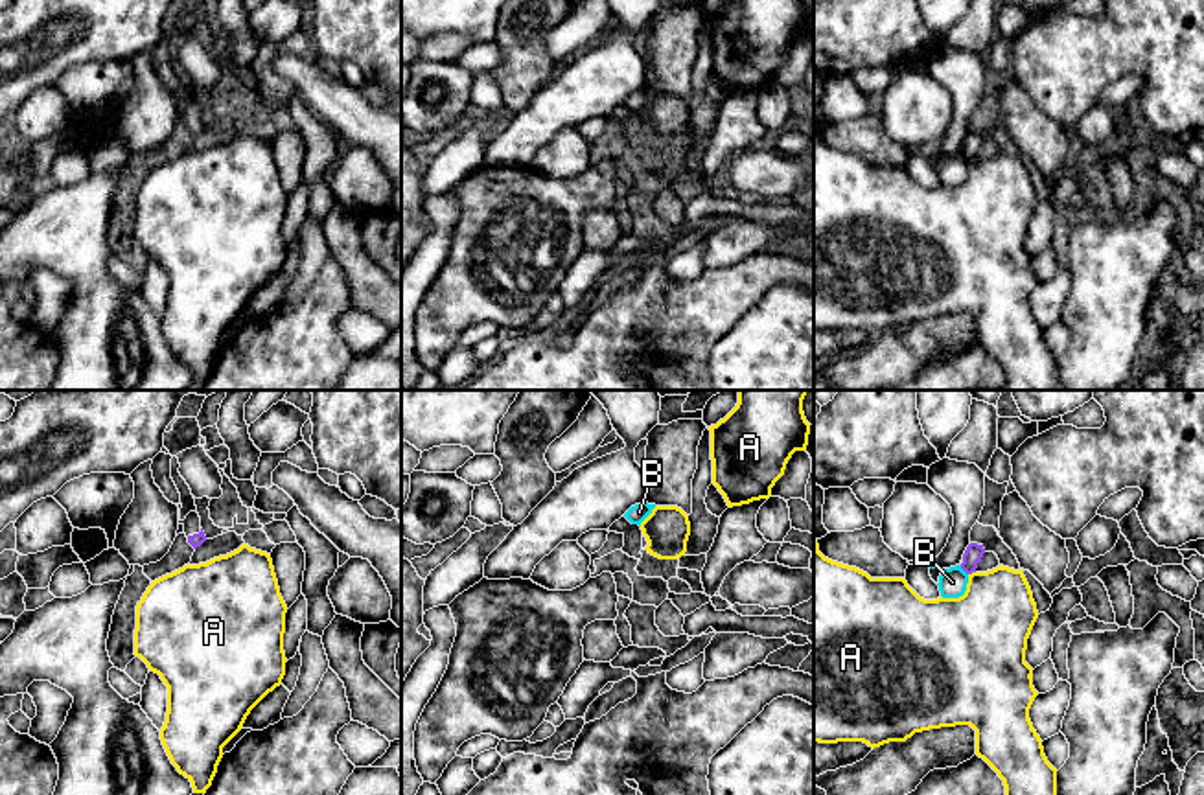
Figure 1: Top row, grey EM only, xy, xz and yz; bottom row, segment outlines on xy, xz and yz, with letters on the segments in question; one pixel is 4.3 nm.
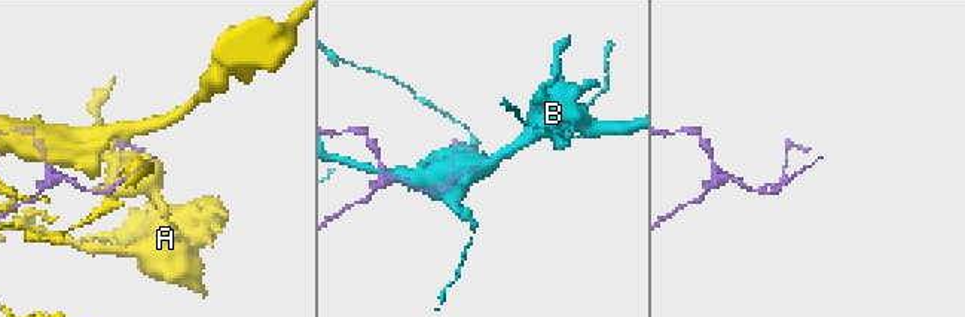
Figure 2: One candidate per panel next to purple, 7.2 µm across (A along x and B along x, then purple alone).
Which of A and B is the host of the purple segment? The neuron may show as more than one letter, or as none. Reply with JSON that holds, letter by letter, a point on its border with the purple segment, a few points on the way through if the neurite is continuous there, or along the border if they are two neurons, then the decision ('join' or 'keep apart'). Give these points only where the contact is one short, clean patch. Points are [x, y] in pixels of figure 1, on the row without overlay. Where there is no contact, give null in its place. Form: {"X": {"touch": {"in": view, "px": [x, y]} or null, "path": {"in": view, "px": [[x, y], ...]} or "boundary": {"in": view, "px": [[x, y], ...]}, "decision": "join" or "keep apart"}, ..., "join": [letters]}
{"A": {"touch": {"in": "yz", "px": [971, 161]}, "decision": "keep apart"}, "B": {"touch": {"in": "yz", "px": [963, 157]}, "boundary": {"in": "yz", "px": [[960, 153], [967, 162]]}, "decision": "keep apart"}, "join": []}

